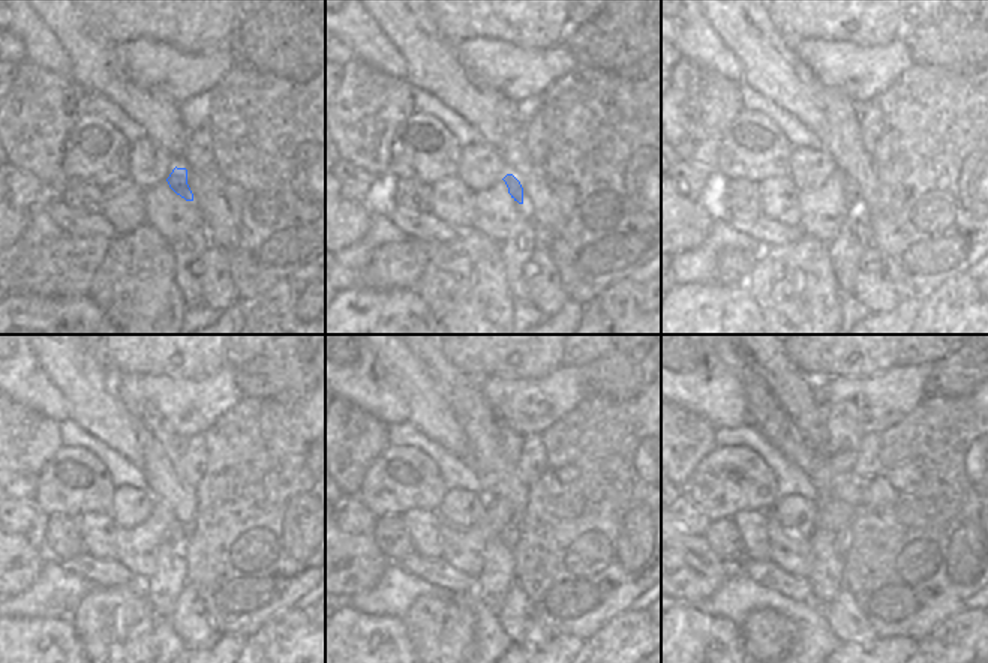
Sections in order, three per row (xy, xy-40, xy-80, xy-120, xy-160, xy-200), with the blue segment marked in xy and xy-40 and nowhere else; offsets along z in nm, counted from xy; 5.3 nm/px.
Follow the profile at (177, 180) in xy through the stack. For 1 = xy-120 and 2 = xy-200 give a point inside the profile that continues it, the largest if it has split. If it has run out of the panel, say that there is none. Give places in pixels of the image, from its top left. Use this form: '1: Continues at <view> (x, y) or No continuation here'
1: Continues at xy-120 (177, 533)
2: Continues at xy-200 (841, 542)

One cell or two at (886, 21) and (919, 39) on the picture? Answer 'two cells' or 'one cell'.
two cells

